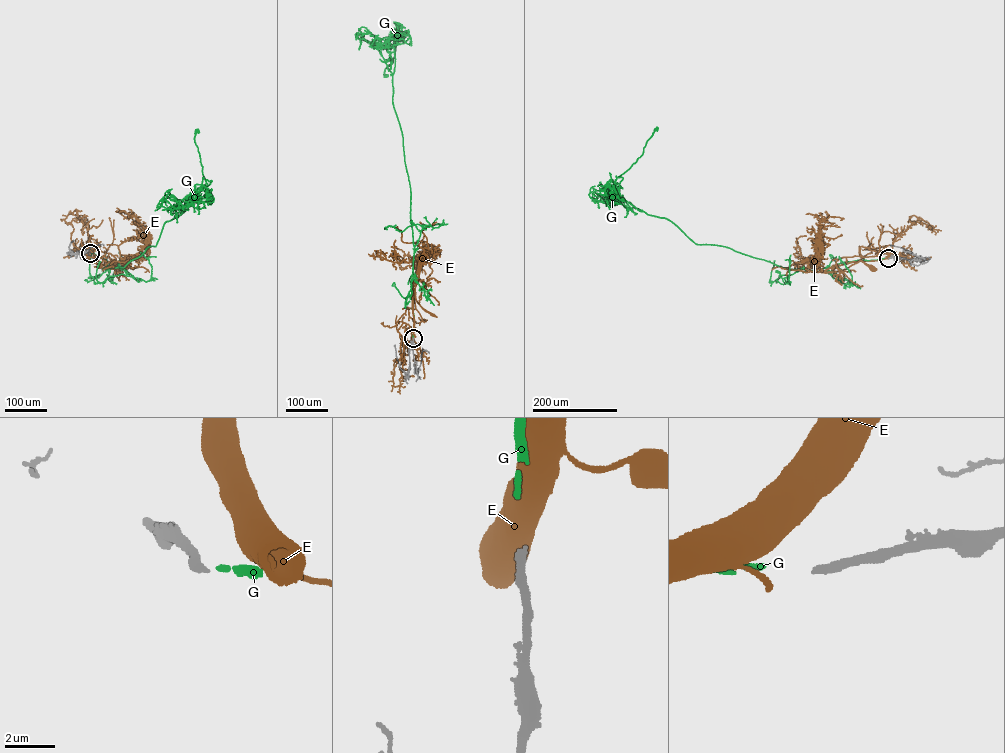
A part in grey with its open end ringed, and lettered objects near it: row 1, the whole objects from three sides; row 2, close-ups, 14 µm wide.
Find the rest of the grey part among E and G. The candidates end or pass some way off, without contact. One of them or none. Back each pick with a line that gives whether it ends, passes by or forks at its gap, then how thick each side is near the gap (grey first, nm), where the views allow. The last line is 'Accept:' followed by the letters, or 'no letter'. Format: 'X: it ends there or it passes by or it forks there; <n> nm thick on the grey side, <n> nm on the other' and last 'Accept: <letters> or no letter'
G: it ends there; 320 nm thick on the grey side, 190 nm on the other
Accept: G

